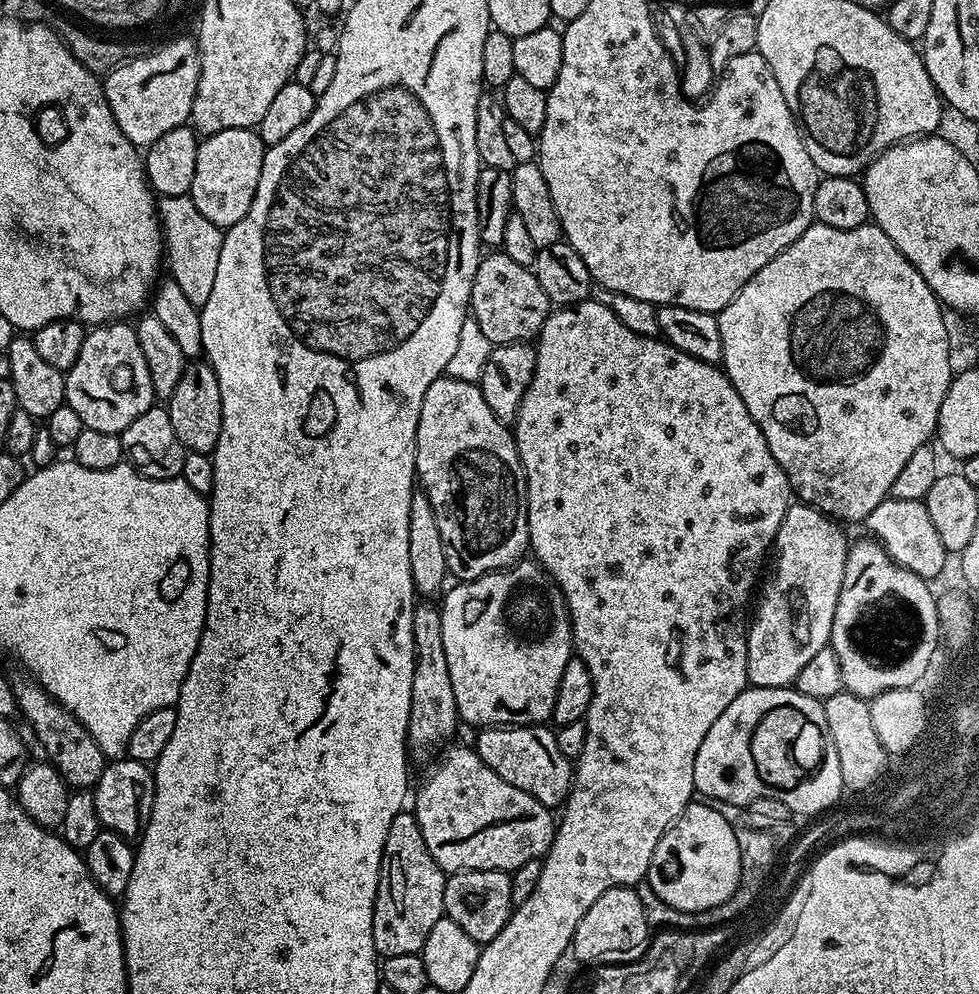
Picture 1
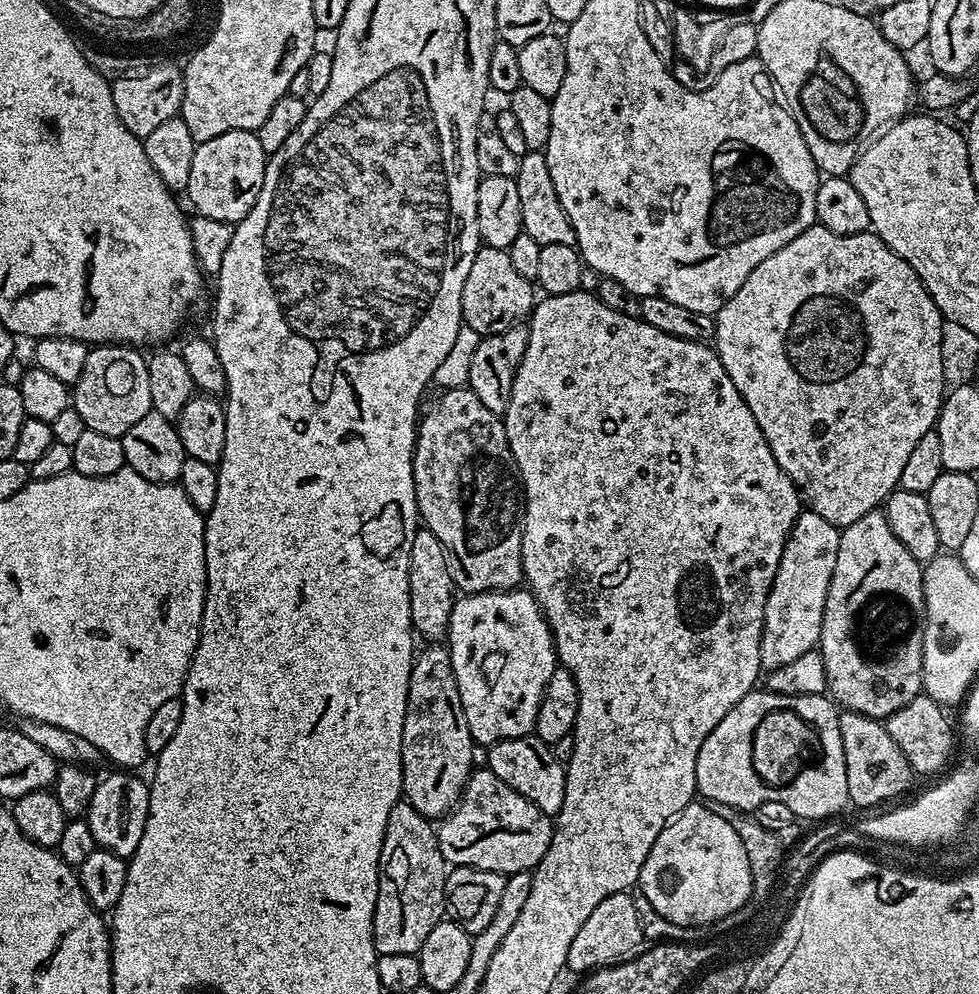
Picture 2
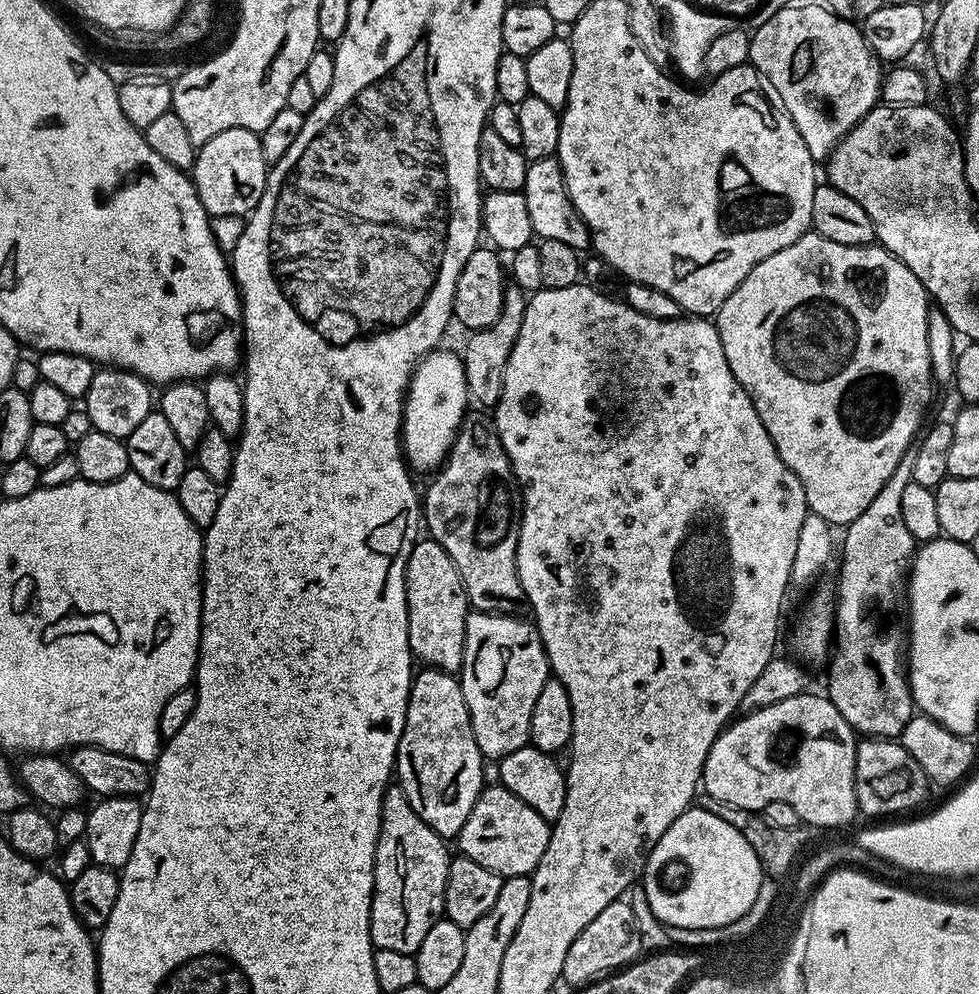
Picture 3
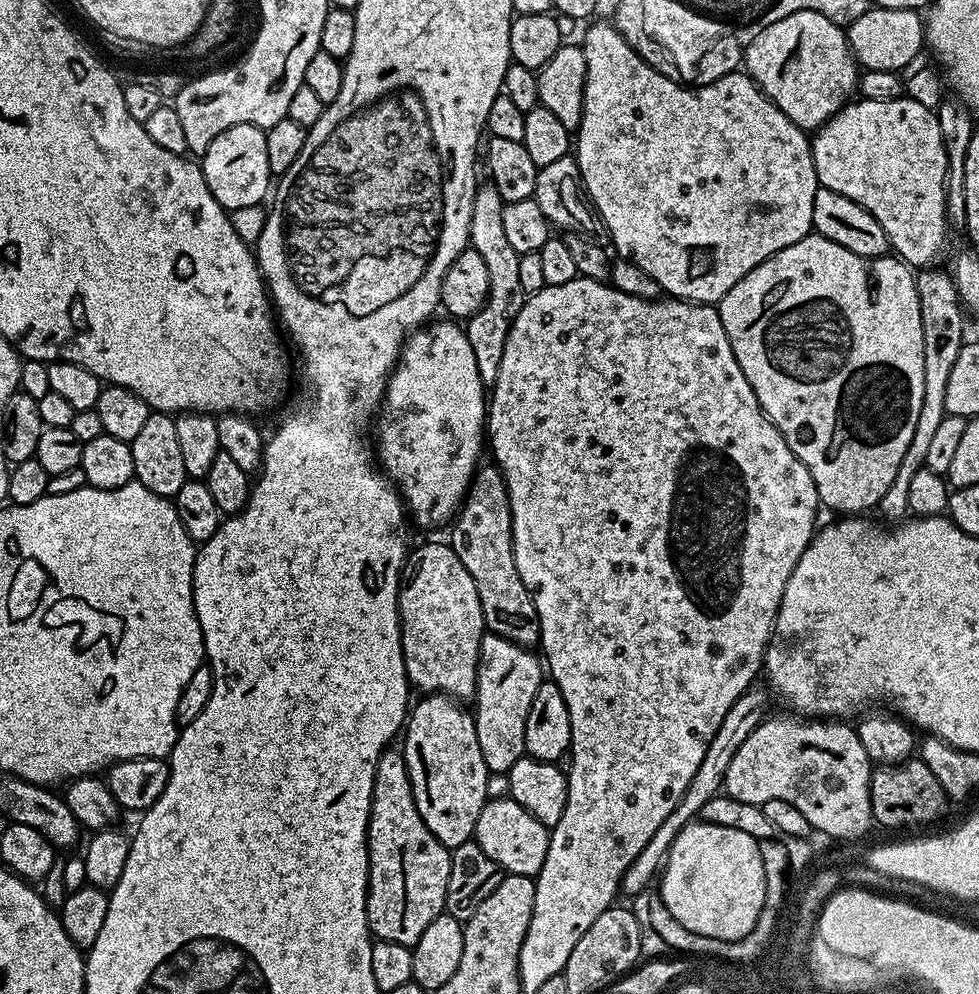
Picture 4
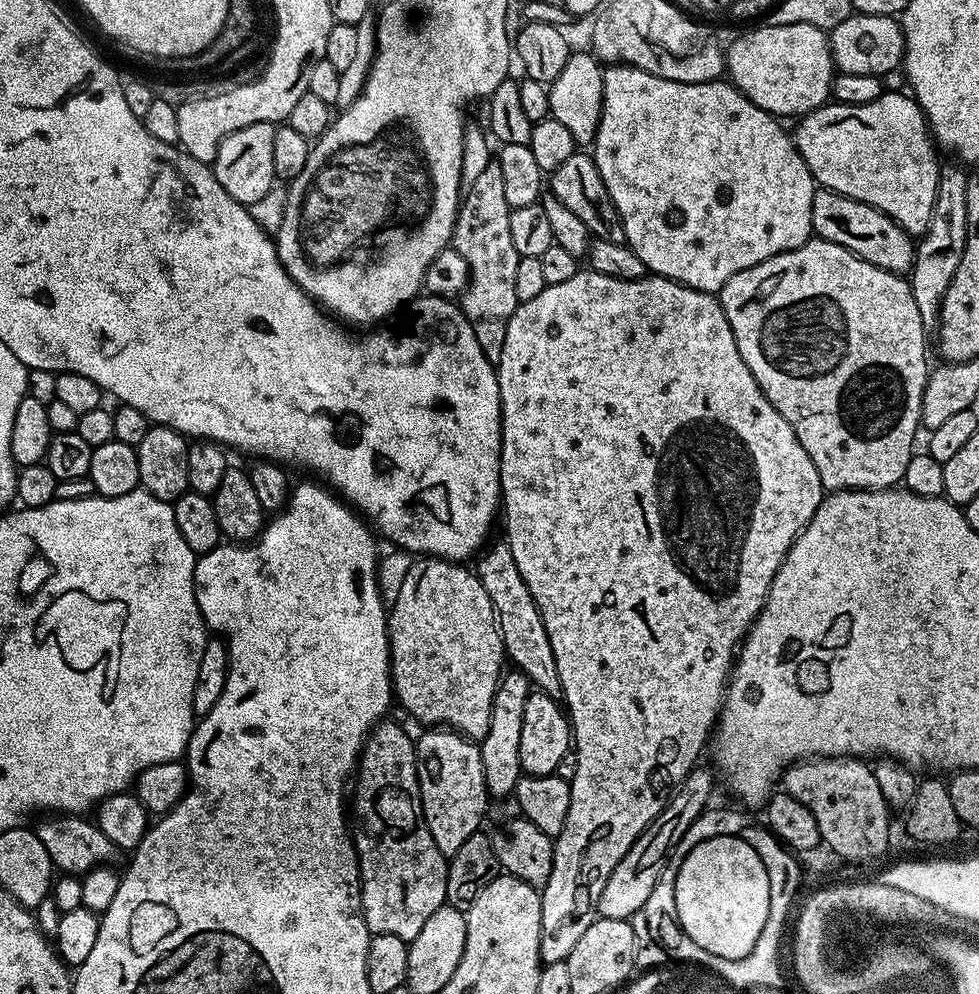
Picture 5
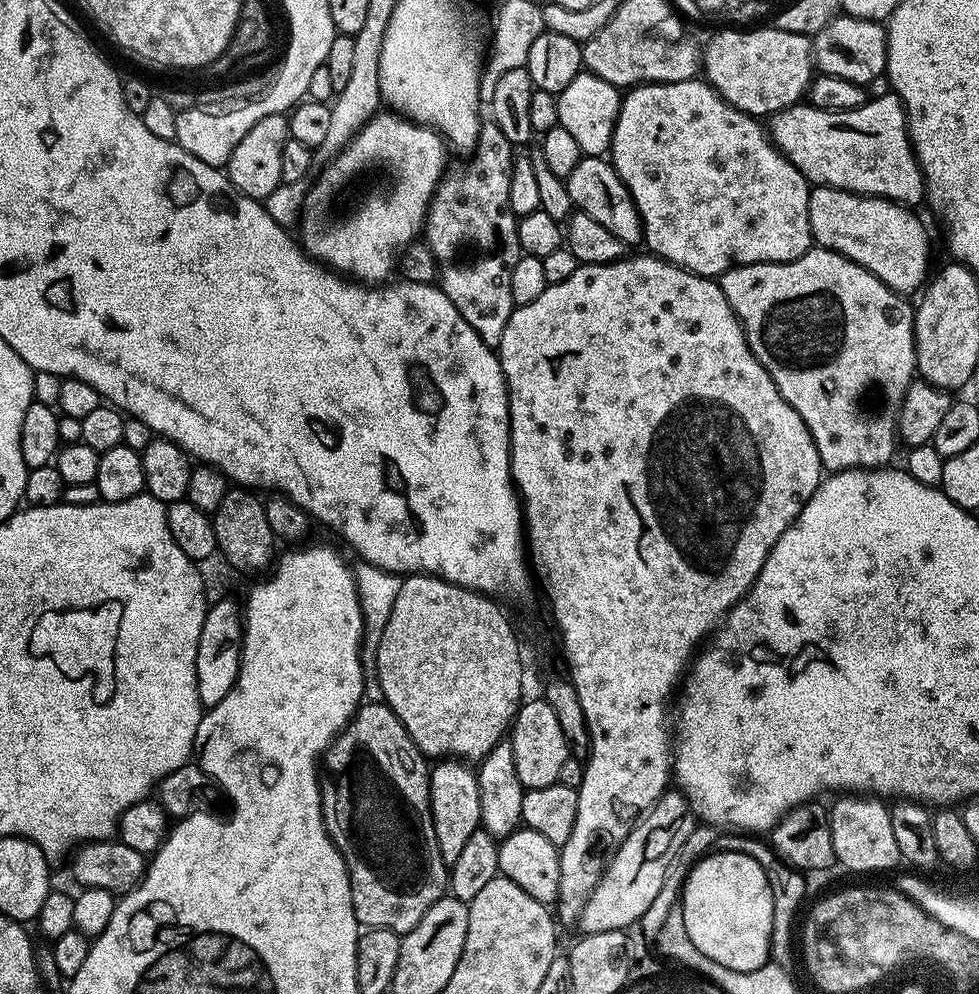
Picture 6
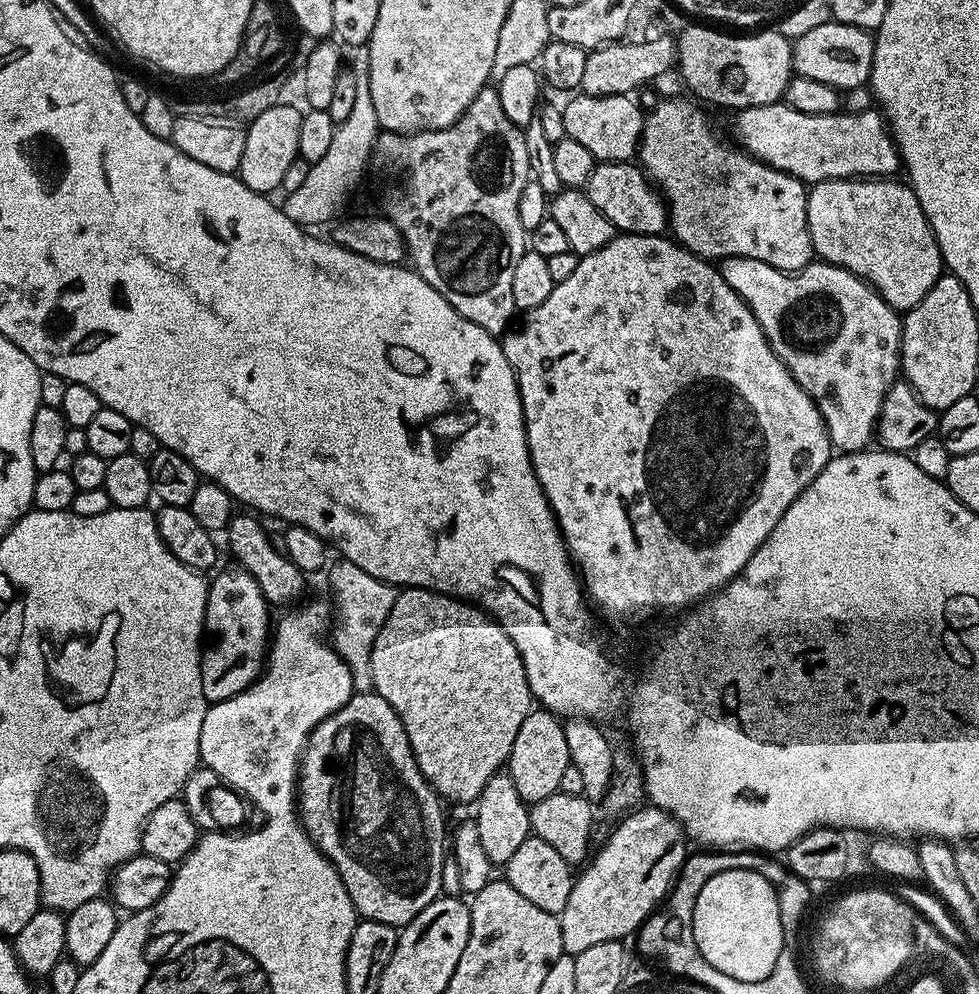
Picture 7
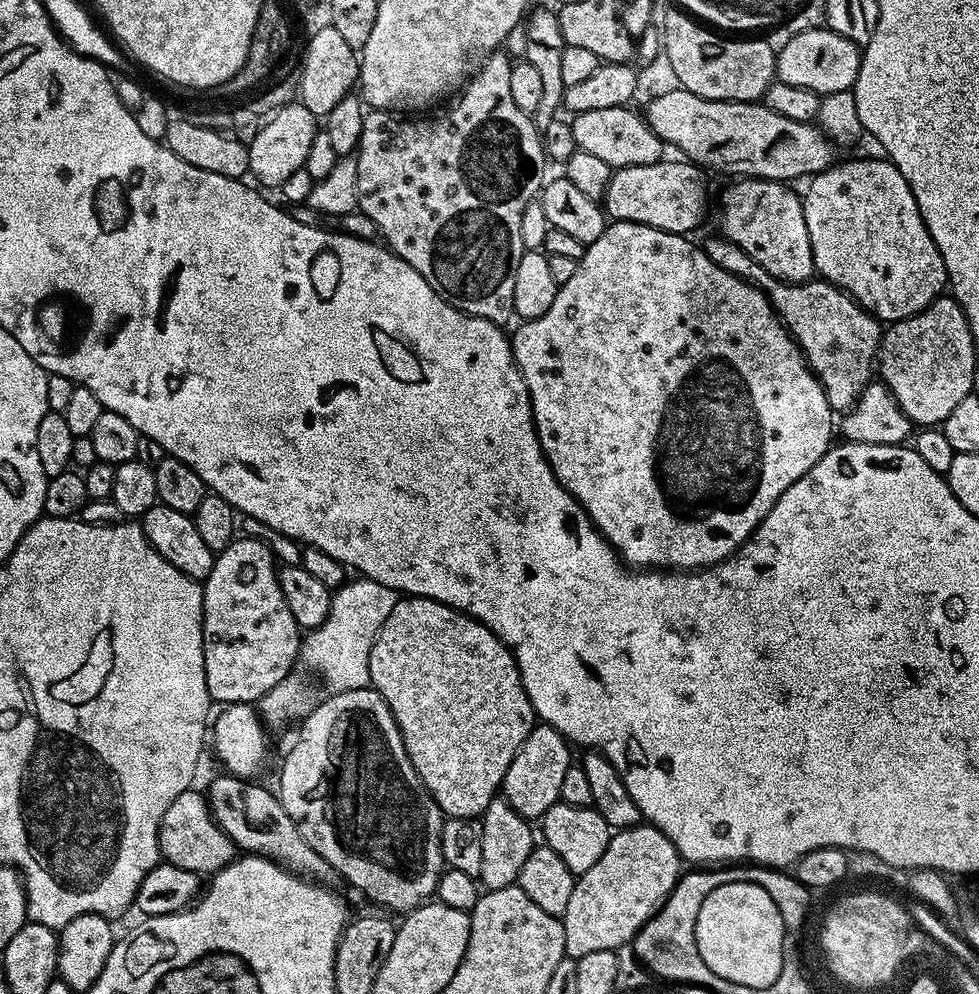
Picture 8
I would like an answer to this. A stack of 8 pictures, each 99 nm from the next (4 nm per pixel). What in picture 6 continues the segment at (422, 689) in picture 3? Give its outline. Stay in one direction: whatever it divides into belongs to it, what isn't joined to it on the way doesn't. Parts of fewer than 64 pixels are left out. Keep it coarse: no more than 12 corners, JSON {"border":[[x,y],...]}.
{"border":[[444,758],[428,777],[444,863],[481,827],[476,772]]}

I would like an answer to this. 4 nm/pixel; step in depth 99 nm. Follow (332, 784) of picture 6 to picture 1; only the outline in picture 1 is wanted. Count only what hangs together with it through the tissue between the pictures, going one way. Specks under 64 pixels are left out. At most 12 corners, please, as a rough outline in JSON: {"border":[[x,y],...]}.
{"border":[[401,810],[380,863],[381,957],[423,953],[446,873]]}

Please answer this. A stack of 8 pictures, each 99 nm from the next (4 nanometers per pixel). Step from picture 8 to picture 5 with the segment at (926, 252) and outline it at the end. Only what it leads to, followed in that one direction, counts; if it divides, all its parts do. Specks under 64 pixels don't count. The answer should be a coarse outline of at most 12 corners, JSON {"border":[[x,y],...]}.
{"border":[[818,190],[812,231],[907,273],[913,237],[874,206]]}

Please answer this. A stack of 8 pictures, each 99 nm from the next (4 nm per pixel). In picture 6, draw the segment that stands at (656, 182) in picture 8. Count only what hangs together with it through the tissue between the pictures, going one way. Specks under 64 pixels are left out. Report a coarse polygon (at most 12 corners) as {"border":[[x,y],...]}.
{"border":[[581,155],[566,183],[573,209],[626,246],[644,227],[604,156]]}

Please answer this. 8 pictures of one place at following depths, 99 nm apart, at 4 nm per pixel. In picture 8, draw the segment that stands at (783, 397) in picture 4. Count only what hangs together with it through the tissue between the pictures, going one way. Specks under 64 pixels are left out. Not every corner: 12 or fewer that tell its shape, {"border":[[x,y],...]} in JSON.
{"border":[[723,234],[706,258],[764,291],[833,413],[873,379],[881,321],[826,280],[785,284]]}

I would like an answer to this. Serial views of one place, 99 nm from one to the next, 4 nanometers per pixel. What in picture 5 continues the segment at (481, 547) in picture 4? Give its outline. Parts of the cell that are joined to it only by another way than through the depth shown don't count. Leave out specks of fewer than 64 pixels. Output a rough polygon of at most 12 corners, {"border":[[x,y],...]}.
{"border":[[507,543],[474,571],[504,655],[533,689],[564,695],[542,614]]}

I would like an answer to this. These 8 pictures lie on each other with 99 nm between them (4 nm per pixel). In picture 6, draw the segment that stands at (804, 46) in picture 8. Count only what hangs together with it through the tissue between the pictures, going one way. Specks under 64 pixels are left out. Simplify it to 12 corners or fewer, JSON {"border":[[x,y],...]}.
{"border":[[841,14],[811,37],[820,72],[865,86],[885,75],[879,20]]}

